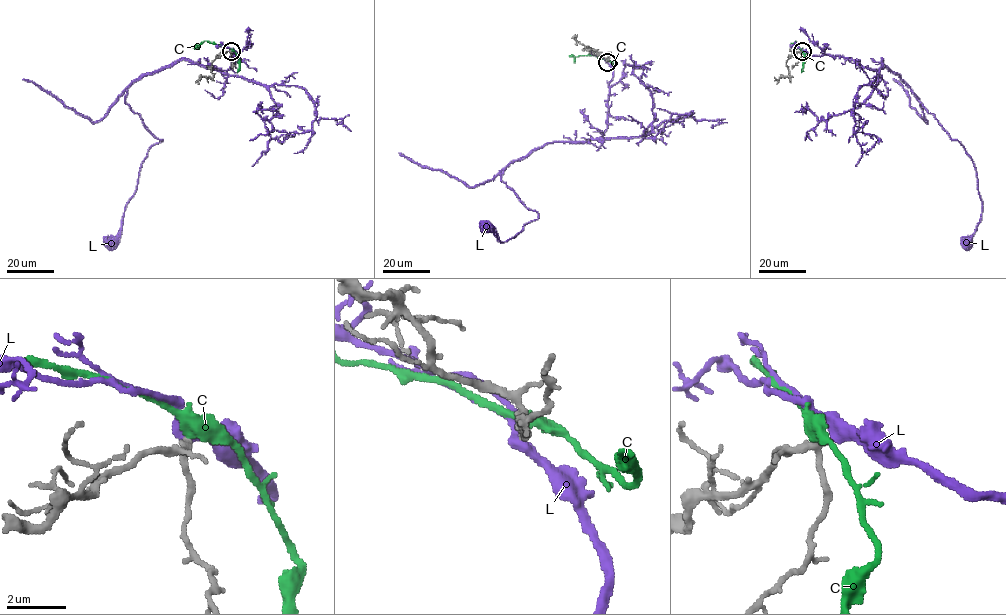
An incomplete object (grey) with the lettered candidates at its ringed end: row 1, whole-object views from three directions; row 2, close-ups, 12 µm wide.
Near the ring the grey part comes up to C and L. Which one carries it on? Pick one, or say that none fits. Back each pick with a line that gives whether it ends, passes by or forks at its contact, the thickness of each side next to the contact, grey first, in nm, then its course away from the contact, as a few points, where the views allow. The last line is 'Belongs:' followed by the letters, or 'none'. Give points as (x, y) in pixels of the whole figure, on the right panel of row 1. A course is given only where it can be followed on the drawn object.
L: it passes by; 220 nm thick on the grey side, 400 nm on the other; it runs (801, 51), (853, 59), (877, 72), (882, 60), (961, 143), (974, 164), (982, 201), (980, 221), (966, 243)
Belongs: L

